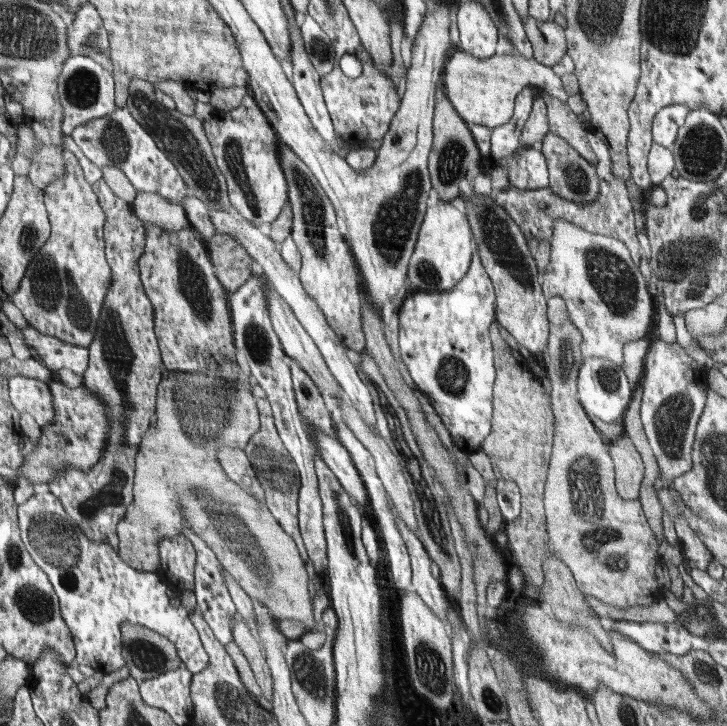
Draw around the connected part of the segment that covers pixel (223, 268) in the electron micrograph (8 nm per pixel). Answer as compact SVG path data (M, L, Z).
M216 232L208 243L216 276L231 294L251 278L257 267L255 259L239 240L229 234Z

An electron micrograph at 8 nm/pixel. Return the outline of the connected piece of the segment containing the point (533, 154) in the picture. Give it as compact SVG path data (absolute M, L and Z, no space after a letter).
M518 147L510 156L496 161L508 173L512 186L531 191L548 186L548 169L536 147Z

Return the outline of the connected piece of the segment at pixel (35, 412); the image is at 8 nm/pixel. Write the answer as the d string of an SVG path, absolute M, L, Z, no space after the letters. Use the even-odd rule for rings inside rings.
M14 376L9 385L11 401L20 413L30 414L41 428L53 421L55 398L52 397L50 385L22 376Z

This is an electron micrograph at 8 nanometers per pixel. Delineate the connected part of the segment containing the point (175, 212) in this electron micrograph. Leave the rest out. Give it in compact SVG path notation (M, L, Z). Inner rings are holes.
M137 191L131 208L142 222L159 226L165 231L192 229L185 209L159 194Z

